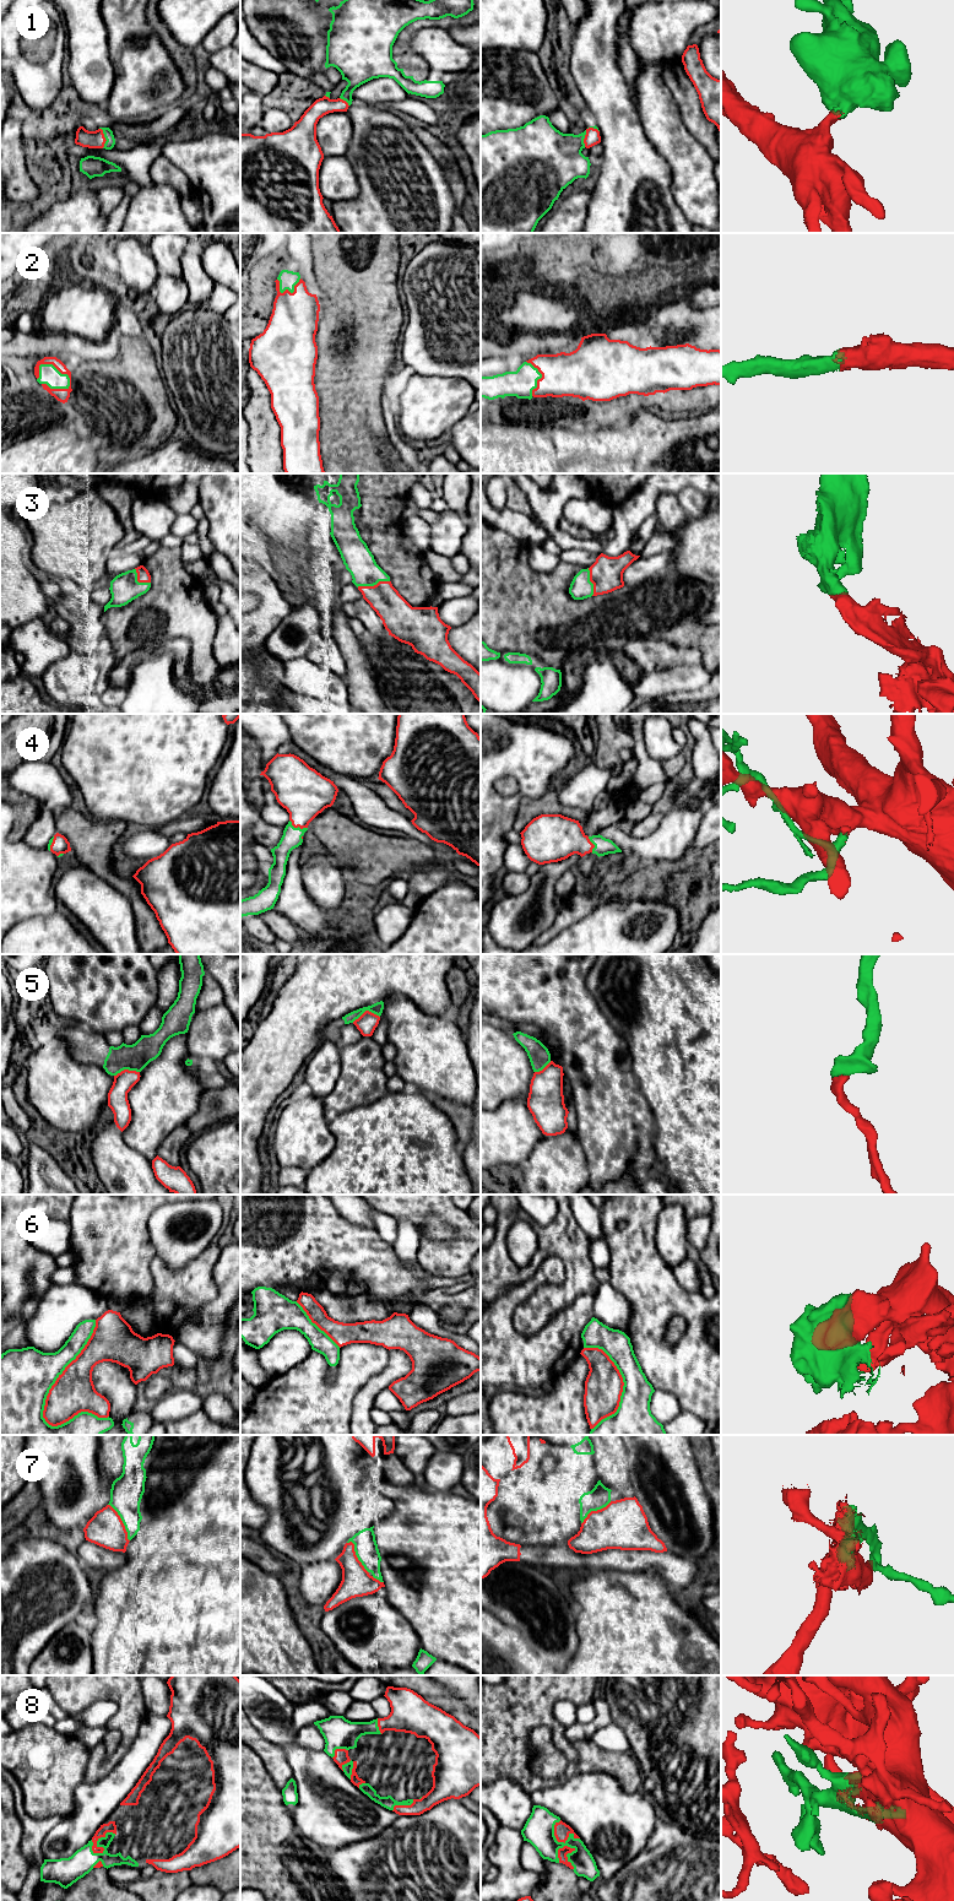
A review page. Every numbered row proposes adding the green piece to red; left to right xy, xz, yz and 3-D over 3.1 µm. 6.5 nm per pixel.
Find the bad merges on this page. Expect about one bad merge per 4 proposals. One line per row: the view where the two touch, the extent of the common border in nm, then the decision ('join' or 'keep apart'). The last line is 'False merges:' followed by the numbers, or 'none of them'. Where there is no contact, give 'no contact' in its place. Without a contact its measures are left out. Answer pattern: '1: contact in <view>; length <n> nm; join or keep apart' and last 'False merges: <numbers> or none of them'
1: contact in yz; length 150 nm; join
2: contact in xy; length 260 nm; join
3: contact in xz; length 220 nm; join
4: contact in xz; length 130 nm; join
5: contact in xz; length 190 nm; keep apart
6: contact in xy; length 750 nm; keep apart
7: contact in xy; length 280 nm; keep apart
8: contact in yz; length 340 nm; join
False merges: 5, 6, 7

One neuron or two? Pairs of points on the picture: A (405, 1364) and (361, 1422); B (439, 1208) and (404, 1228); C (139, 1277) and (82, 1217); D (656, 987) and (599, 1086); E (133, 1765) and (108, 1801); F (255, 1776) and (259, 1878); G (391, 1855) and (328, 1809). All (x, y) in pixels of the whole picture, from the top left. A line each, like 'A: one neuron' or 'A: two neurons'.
A: one neuron
B: two neurons
C: one neuron
D: two neurons
E: one neuron
F: one neuron
G: two neurons

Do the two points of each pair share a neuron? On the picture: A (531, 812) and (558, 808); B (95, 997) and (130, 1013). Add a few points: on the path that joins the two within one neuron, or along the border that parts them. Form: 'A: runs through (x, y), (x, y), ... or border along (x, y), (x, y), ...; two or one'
A: runs through (537, 808), (552, 808); one
B: runs through (103, 997), (114, 997), (122, 1005); one

